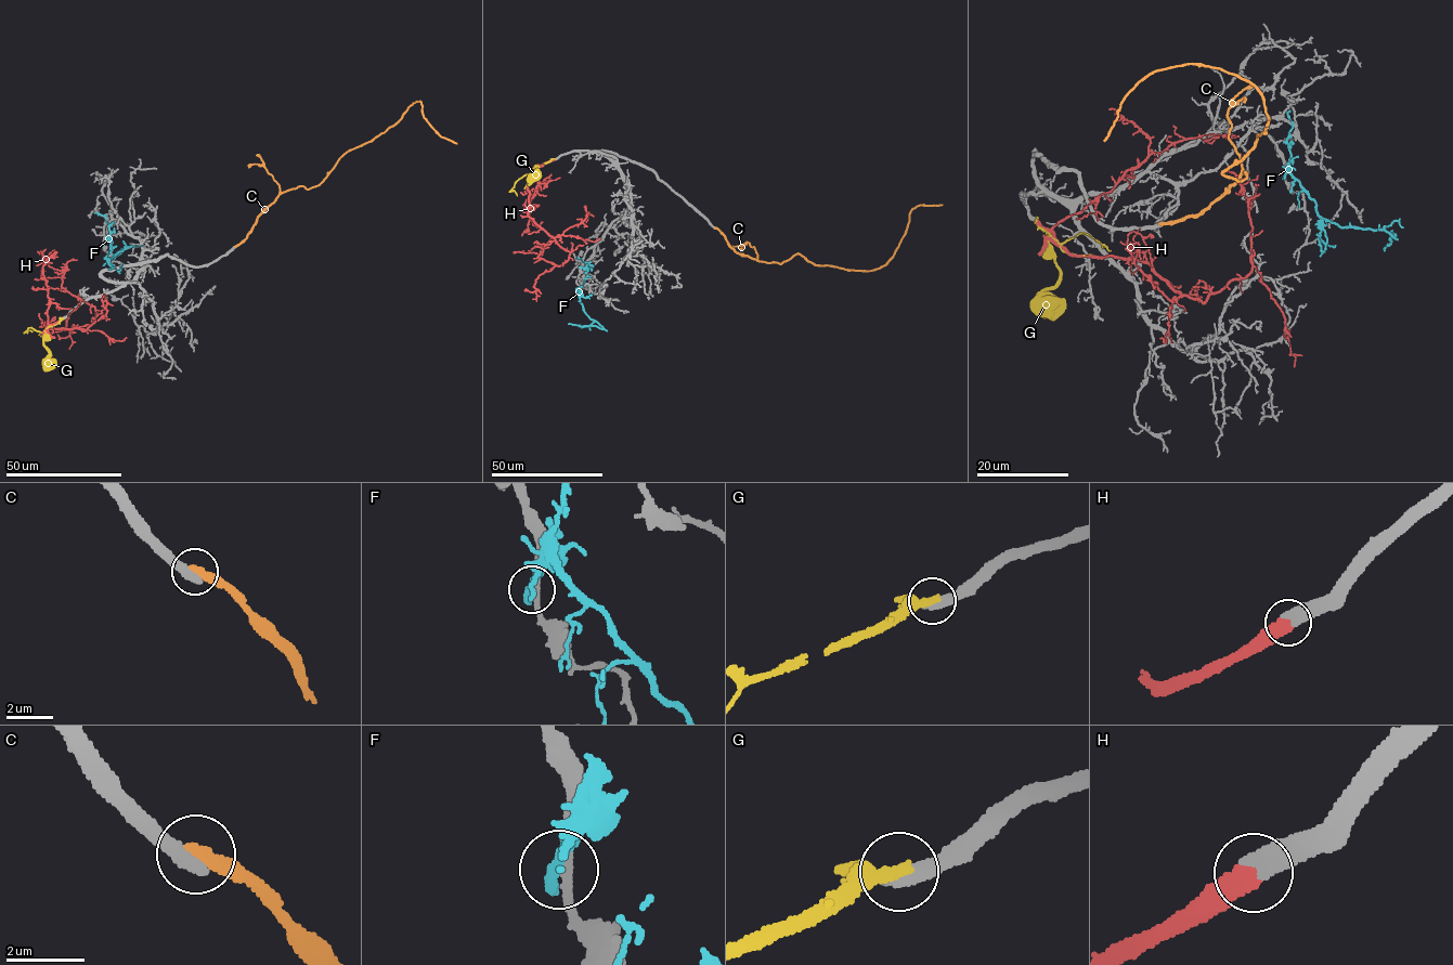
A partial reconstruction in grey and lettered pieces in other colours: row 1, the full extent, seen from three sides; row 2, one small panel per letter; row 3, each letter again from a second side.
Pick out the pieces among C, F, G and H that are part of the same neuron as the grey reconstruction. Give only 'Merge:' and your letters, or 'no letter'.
Merge: H

